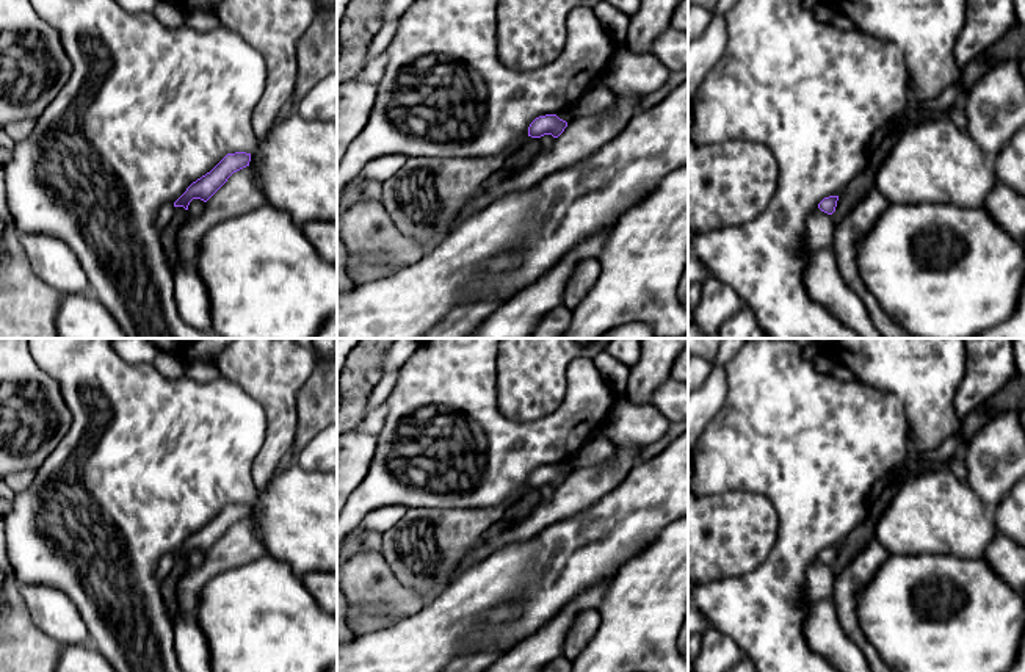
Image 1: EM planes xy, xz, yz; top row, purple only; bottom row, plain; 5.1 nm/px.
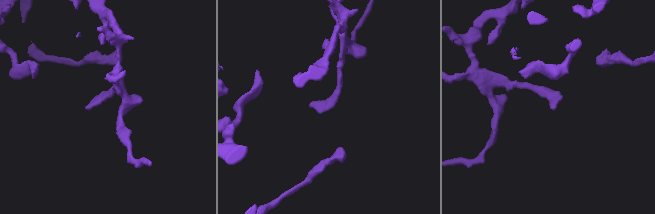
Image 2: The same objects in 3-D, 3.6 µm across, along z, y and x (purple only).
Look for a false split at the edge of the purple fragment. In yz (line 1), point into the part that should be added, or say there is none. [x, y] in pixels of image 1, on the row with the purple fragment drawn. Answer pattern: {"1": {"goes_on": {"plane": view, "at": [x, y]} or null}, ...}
{"1": {"goes_on": null}}

